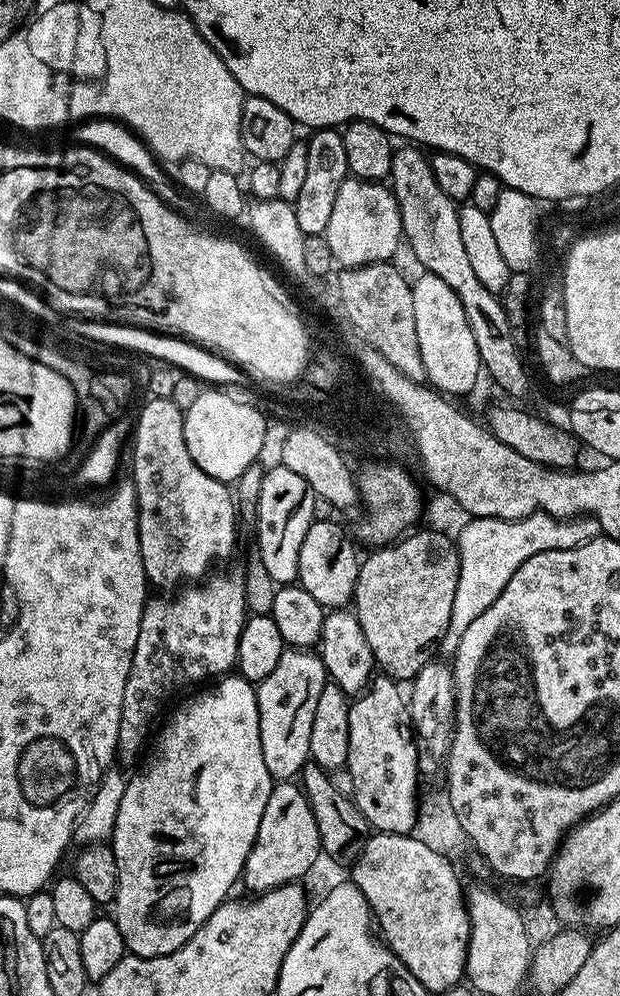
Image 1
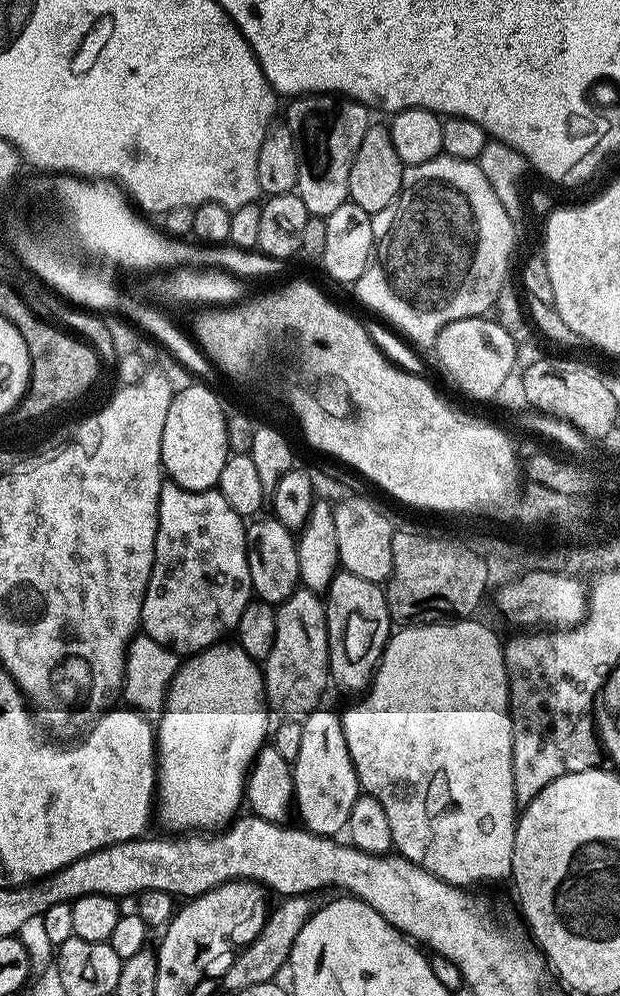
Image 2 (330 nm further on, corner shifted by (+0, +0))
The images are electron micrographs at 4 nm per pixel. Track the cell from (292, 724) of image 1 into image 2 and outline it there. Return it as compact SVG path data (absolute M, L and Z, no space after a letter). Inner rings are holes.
M306 587L297 588L294 594L290 594L290 598L286 598L286 602L276 608L276 633L274 634L274 650L270 650L270 654L262 661L262 675L264 677L264 695L266 703L273 713L276 712L280 718L303 718L310 712L317 711L320 699L324 696L324 691L327 690L328 684L330 688L330 673L328 670L328 613L326 604L317 593L310 591Z

